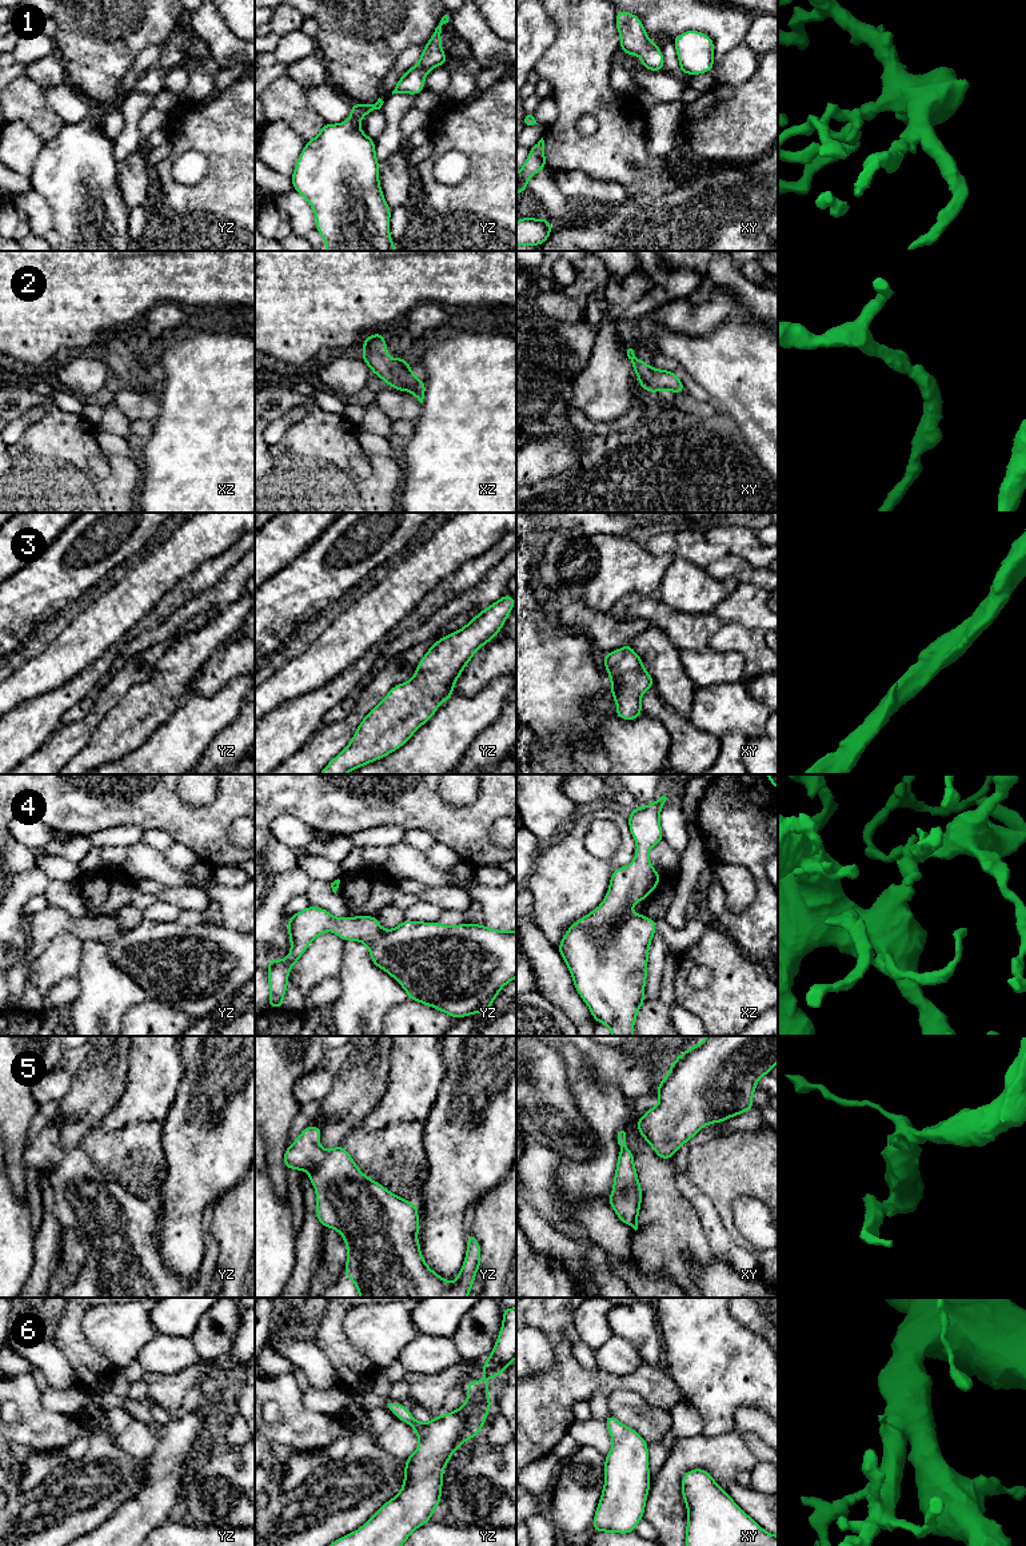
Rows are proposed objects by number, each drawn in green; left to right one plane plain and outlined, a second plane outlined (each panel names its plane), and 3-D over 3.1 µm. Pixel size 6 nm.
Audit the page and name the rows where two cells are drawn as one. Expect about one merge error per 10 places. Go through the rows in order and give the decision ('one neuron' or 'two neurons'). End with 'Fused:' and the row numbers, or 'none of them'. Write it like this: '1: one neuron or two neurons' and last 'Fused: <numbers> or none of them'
1: one neuron
2: one neuron
3: one neuron
4: one neuron
5: one neuron
6: one neuron
Fused: none of them

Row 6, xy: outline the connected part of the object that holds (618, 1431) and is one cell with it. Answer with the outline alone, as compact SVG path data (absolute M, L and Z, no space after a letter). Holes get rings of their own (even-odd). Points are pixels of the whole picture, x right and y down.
M614 1415L607 1416L606 1426L612 1449L604 1455L604 1487L592 1526L595 1533L634 1533L651 1482L647 1441Z

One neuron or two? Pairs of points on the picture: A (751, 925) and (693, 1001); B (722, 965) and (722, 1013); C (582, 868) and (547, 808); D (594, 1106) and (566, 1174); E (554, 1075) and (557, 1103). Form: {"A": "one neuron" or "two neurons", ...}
{"A": "two neurons", "B": "one neuron", "C": "two neurons", "D": "one neuron", "E": "one neuron"}

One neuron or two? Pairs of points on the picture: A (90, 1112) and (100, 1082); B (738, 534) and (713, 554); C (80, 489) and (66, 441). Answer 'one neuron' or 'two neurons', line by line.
A: one neuron
B: two neurons
C: one neuron

